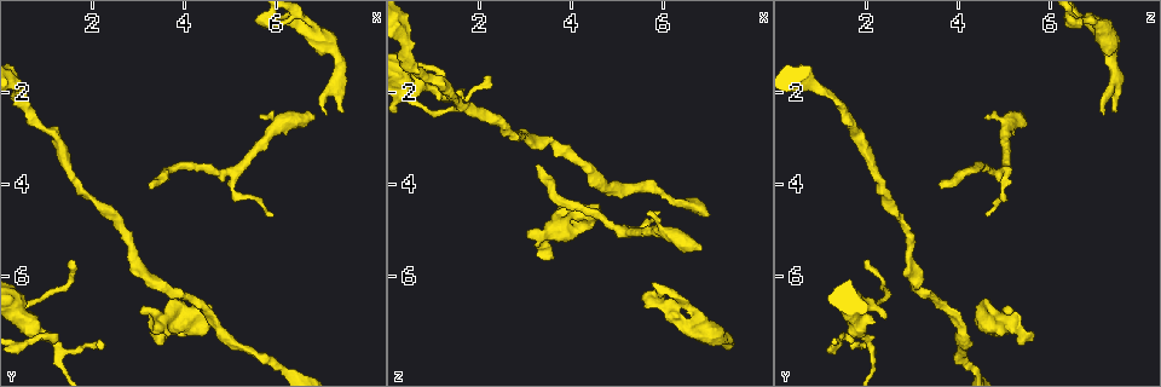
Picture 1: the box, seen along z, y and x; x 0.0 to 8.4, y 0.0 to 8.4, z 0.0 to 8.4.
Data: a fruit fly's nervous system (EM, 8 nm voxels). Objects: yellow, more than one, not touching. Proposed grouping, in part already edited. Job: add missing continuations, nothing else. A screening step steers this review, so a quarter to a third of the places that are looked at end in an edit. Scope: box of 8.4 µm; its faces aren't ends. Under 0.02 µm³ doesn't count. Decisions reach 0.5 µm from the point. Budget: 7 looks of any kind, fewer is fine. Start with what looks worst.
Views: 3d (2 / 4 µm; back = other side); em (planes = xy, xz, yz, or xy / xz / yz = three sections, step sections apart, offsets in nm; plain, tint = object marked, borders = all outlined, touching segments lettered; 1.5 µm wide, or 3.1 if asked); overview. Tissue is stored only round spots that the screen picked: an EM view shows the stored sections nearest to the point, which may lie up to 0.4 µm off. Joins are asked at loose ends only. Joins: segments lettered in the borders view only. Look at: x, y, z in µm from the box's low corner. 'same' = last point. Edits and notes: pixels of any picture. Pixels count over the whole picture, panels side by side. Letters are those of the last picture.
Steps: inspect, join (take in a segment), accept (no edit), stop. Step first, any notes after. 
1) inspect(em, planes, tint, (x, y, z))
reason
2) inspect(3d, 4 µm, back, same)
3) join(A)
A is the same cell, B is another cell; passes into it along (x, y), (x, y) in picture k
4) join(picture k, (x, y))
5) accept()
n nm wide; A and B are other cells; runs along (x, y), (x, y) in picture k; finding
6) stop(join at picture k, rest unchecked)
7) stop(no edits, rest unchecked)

inspect(em, yz, step 4, borders, (3.25, 4.00, 3.60))
branch stops here

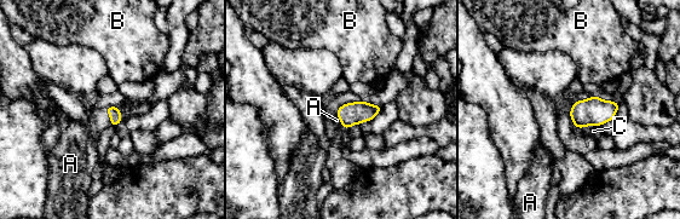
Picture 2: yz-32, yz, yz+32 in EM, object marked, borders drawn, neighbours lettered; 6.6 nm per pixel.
inspect(em, planes, borders, same)
cut it another way

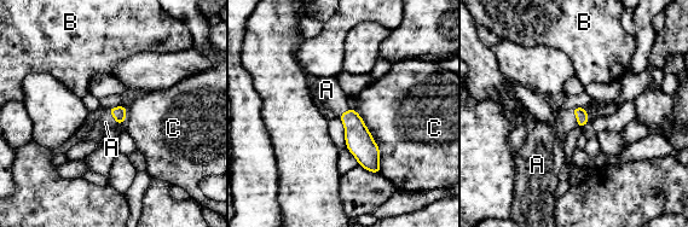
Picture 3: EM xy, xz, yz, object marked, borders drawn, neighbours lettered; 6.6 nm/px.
join(A)
A is the same cell, B and C are other cells; passes into it along (580, 114), (576, 117), (548, 143) in picture 3; it goes on there

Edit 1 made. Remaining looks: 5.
inspect(overview)
redraw

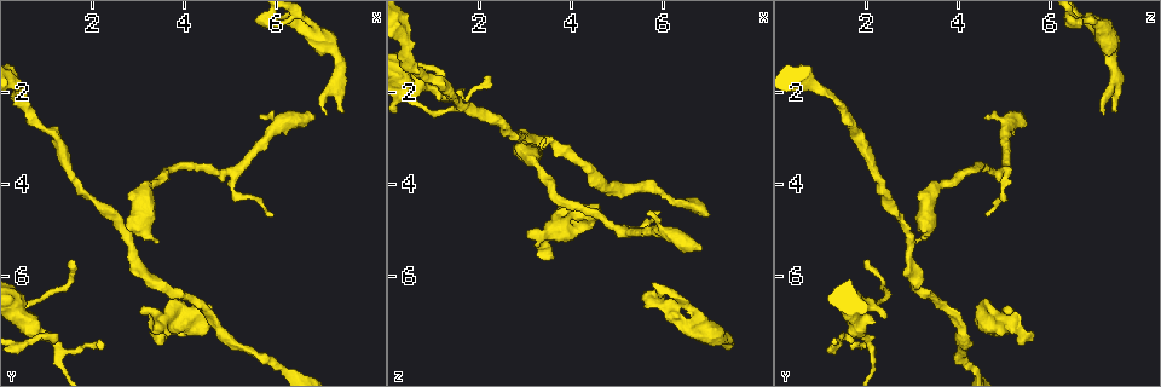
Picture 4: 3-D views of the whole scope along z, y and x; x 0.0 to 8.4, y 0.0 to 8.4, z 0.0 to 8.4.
inspect(em, xz, step 4, tint, (7.40, 2.40, 7.35))
an open end

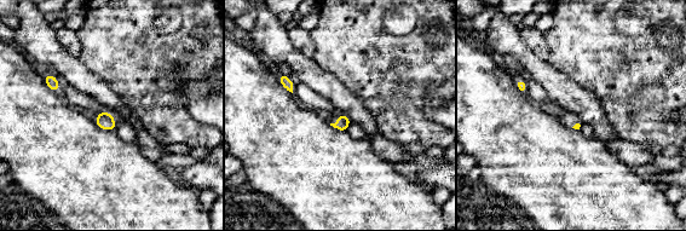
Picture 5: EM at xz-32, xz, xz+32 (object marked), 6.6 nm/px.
inspect(em, planes, borders, same)
another direction

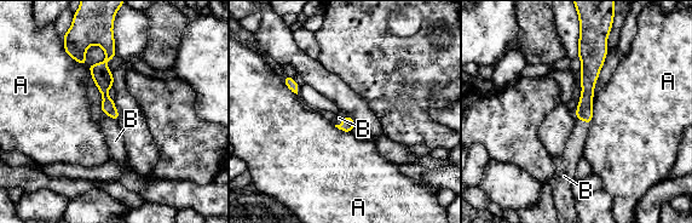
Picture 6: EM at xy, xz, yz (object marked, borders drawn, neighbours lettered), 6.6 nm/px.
join(B)
B is the same cell, A is another cell; it goes on there

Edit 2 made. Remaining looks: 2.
inspect(overview)
redraw

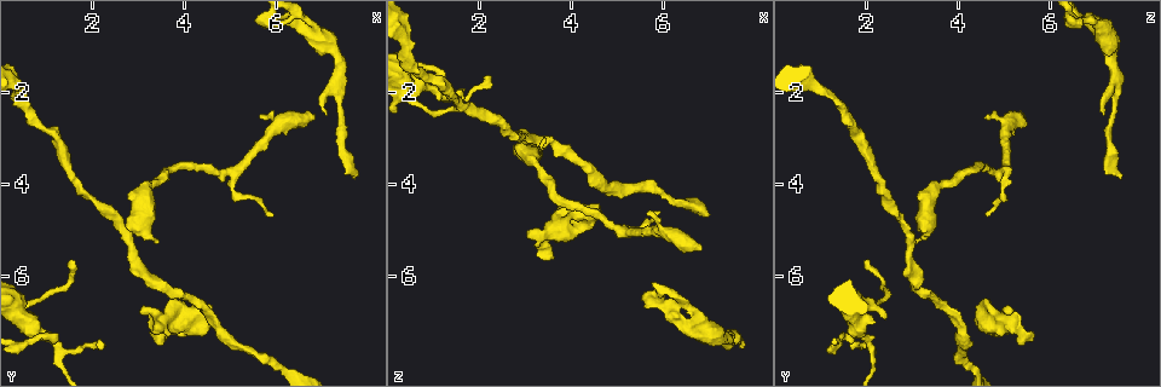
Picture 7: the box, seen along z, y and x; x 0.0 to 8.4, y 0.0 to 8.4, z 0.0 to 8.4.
inspect(em, planes, borders, (2.15, 7.40, 1.65))
branch stops here

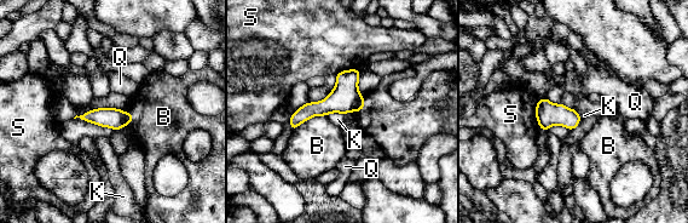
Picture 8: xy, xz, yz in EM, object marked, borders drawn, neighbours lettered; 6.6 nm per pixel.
accept()
160 nm wide; B, K, Q and S are other cells; border along (537, 101), (536, 119), (541, 129) in picture 8; none of them fits

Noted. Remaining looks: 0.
stop(join at picture 3, join at picture 6, rest unchecked)

